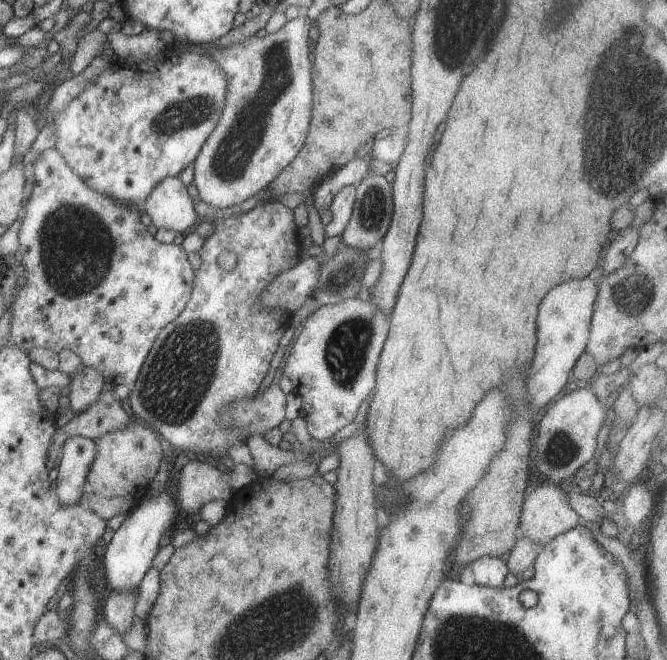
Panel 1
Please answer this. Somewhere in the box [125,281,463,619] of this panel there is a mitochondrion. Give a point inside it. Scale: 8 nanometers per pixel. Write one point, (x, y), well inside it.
(179, 371)

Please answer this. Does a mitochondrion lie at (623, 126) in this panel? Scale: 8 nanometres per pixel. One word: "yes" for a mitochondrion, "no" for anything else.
yes

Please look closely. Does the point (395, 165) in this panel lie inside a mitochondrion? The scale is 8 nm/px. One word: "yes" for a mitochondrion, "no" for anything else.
no

